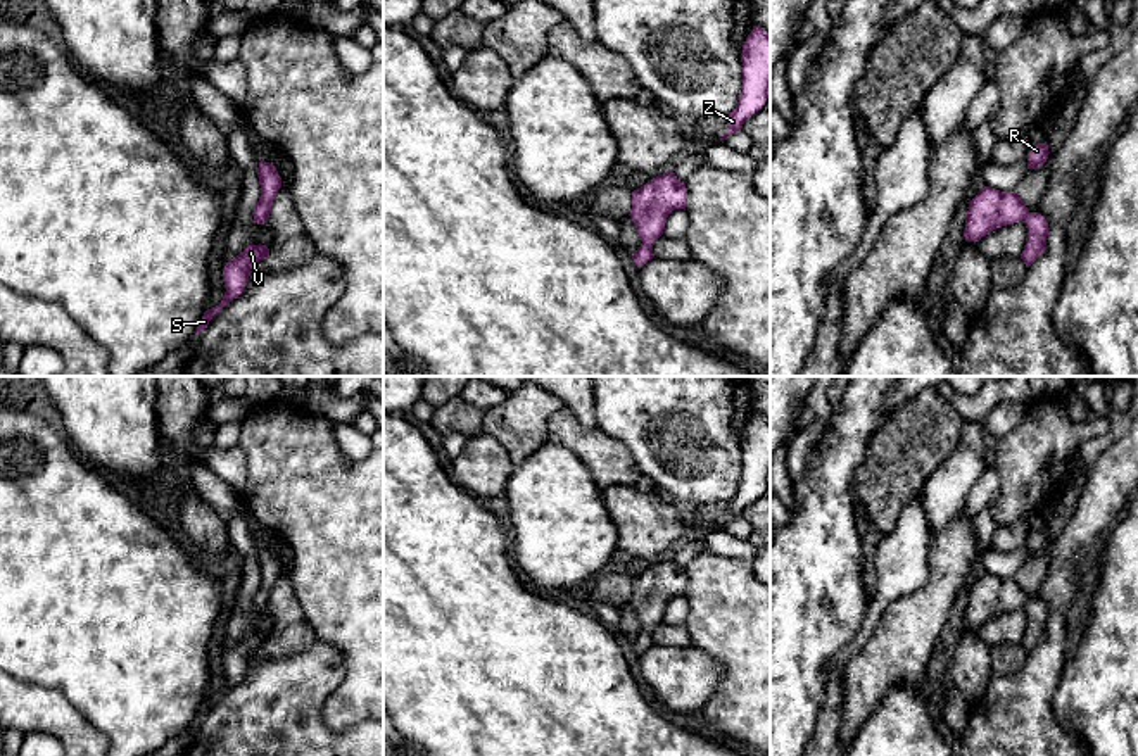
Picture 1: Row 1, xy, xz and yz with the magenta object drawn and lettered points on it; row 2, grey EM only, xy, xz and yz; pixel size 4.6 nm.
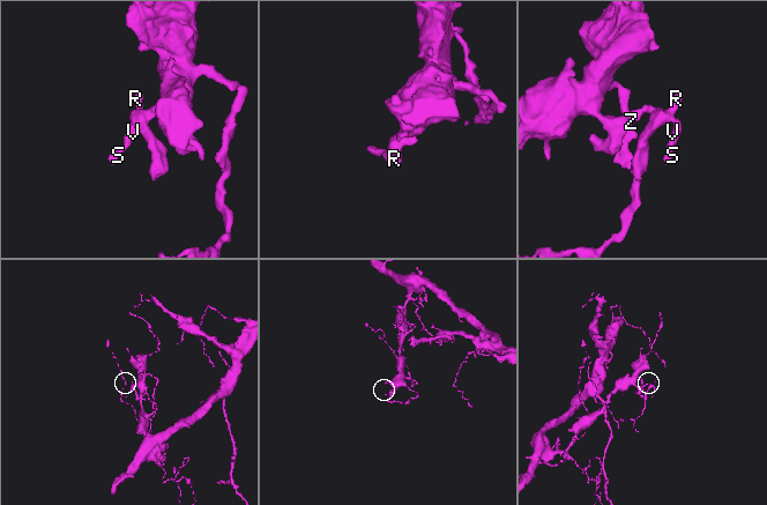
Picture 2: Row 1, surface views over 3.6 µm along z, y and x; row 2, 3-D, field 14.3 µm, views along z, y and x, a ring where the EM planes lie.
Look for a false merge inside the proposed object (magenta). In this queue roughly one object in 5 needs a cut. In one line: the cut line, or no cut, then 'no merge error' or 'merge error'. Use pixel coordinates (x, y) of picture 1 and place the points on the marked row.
cut none; no merge error

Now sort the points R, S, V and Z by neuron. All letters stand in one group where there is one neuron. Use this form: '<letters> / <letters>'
R S V Z

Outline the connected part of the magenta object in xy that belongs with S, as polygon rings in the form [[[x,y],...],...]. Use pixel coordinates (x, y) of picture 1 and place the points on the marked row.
[[[249,245],[243,252],[240,252],[237,257],[224,264],[223,268],[223,281],[226,287],[224,297],[219,306],[207,309],[204,312],[197,326],[197,333],[205,330],[212,316],[243,292],[254,264],[268,257],[269,249],[266,245]]]

